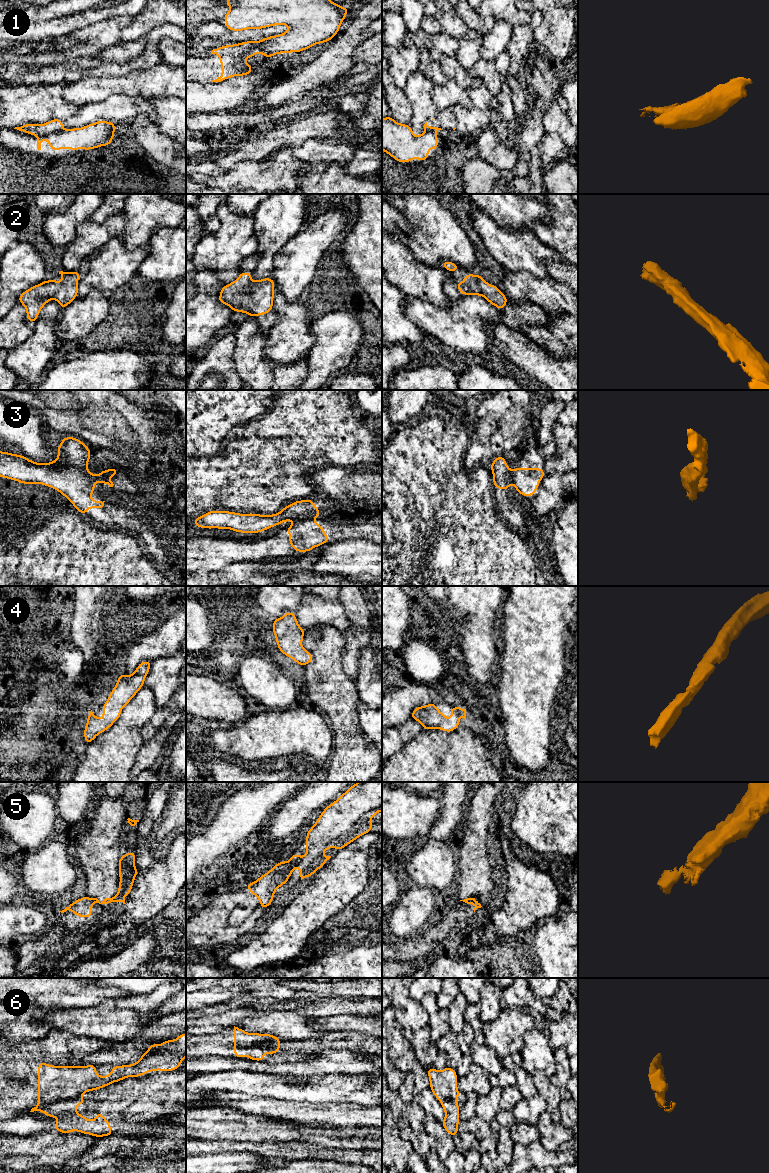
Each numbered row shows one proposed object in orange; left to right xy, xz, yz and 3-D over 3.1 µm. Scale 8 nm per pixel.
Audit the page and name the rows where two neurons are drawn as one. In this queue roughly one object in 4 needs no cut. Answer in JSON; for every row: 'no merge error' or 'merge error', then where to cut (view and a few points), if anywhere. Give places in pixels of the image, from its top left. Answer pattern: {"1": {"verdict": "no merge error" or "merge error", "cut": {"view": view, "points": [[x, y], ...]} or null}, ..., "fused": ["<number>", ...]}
{"1": {"verdict": "merge error", "cut": {"view": "xy", "points": [[64, 129], [58, 132], [37, 135]]}}, "2": {"verdict": "no merge error", "cut": null}, "3": {"verdict": "merge error", "cut": {"view": "xz", "points": [[311, 518], [293, 520]]}}, "4": {"verdict": "no merge error", "cut": null}, "5": {"verdict": "merge error", "cut": {"view": "xz", "points": [[288, 864], [292, 870]]}}, "6": {"verdict": "merge error", "cut": {"view": "xy", "points": [[81, 1095], [48, 1104], [38, 1104]]}}, "fused": ["1", "3", "5", "6"]}

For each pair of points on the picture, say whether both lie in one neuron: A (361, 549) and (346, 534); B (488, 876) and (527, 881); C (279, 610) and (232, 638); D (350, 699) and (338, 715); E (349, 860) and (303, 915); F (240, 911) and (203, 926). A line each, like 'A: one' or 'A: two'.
A: two
B: two
C: one
D: one
E: one
F: two

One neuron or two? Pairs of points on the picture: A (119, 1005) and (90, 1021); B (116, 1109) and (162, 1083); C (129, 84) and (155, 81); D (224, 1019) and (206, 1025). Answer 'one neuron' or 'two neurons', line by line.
A: one neuron
B: one neuron
C: one neuron
D: one neuron

